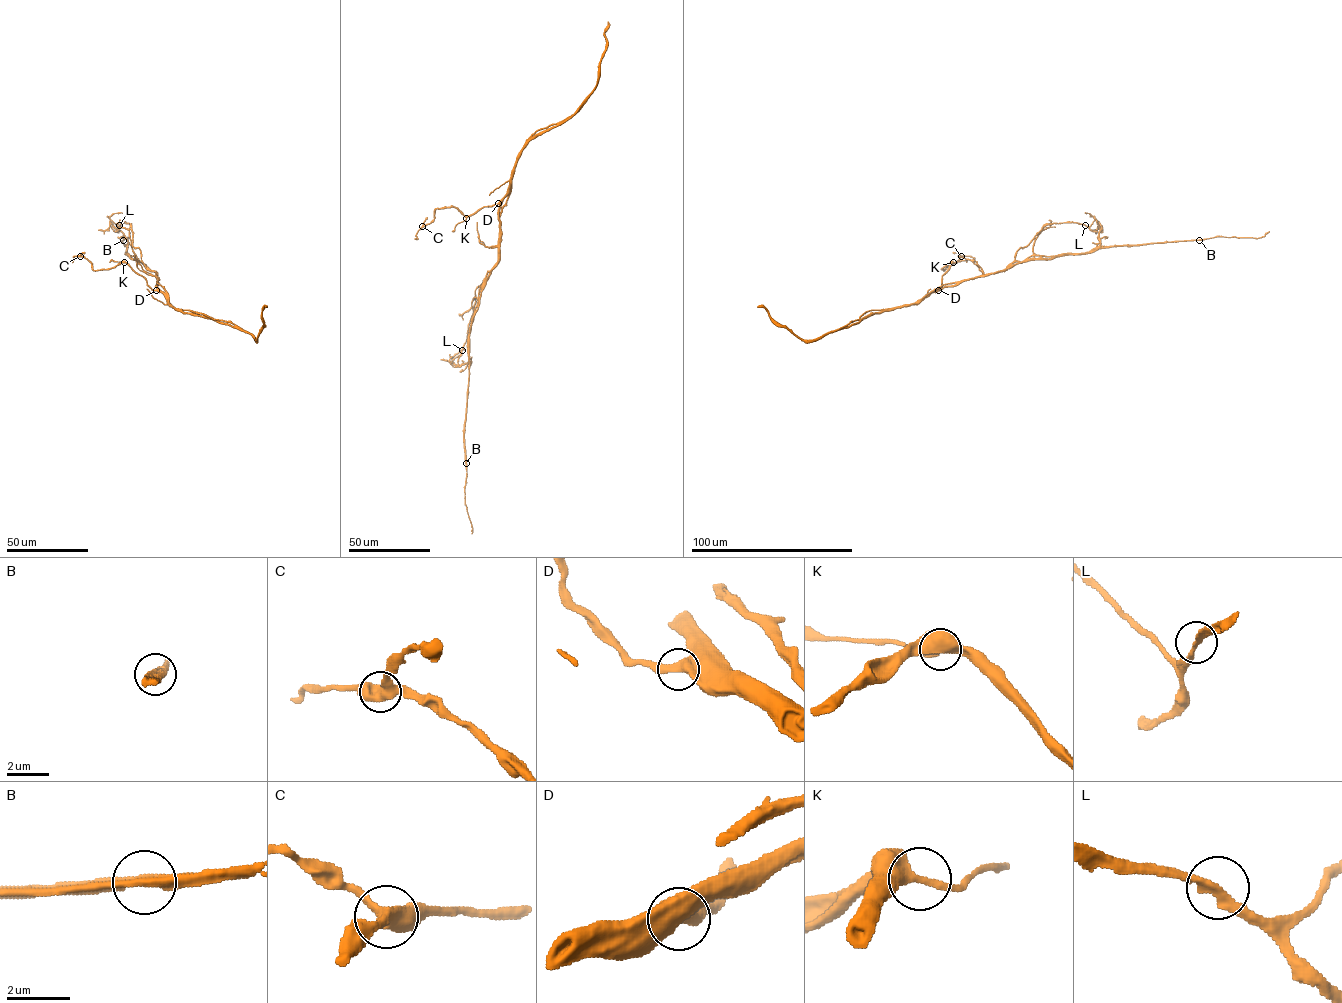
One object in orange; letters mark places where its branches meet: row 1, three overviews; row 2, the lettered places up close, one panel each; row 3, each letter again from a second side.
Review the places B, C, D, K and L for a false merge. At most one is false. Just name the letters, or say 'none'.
B

